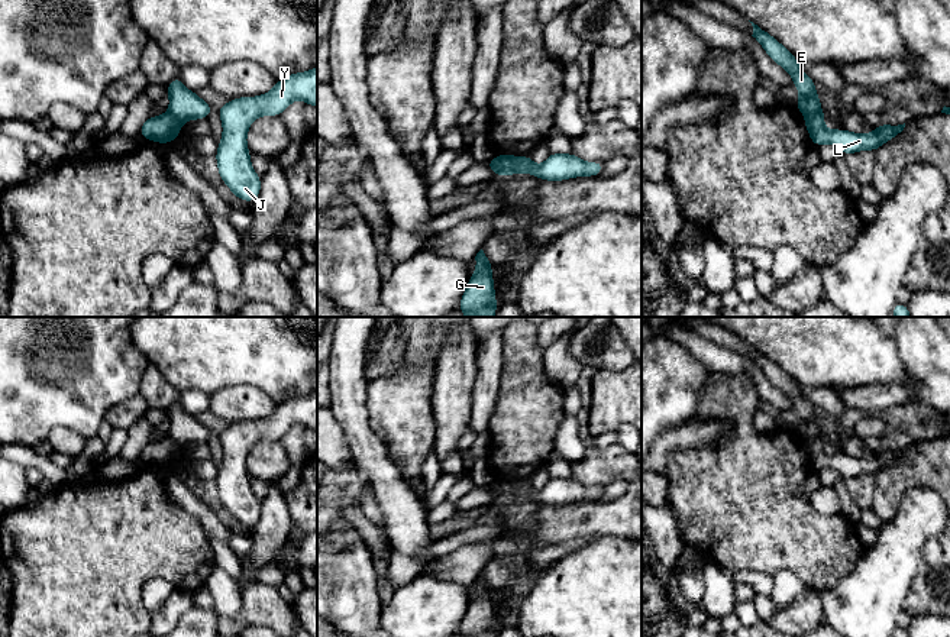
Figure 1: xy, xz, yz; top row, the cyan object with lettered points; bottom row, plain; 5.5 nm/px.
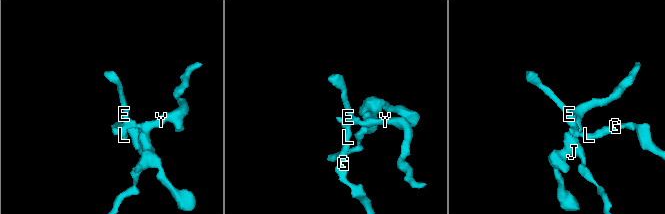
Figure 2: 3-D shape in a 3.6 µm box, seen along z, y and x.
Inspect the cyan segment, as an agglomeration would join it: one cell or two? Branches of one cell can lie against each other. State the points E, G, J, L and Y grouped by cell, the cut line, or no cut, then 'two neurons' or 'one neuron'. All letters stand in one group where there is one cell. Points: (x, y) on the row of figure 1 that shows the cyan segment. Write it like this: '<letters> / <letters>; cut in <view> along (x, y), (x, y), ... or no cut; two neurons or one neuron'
E J Y / G L; cut in xz along (495, 158), (501, 174); two neurons

